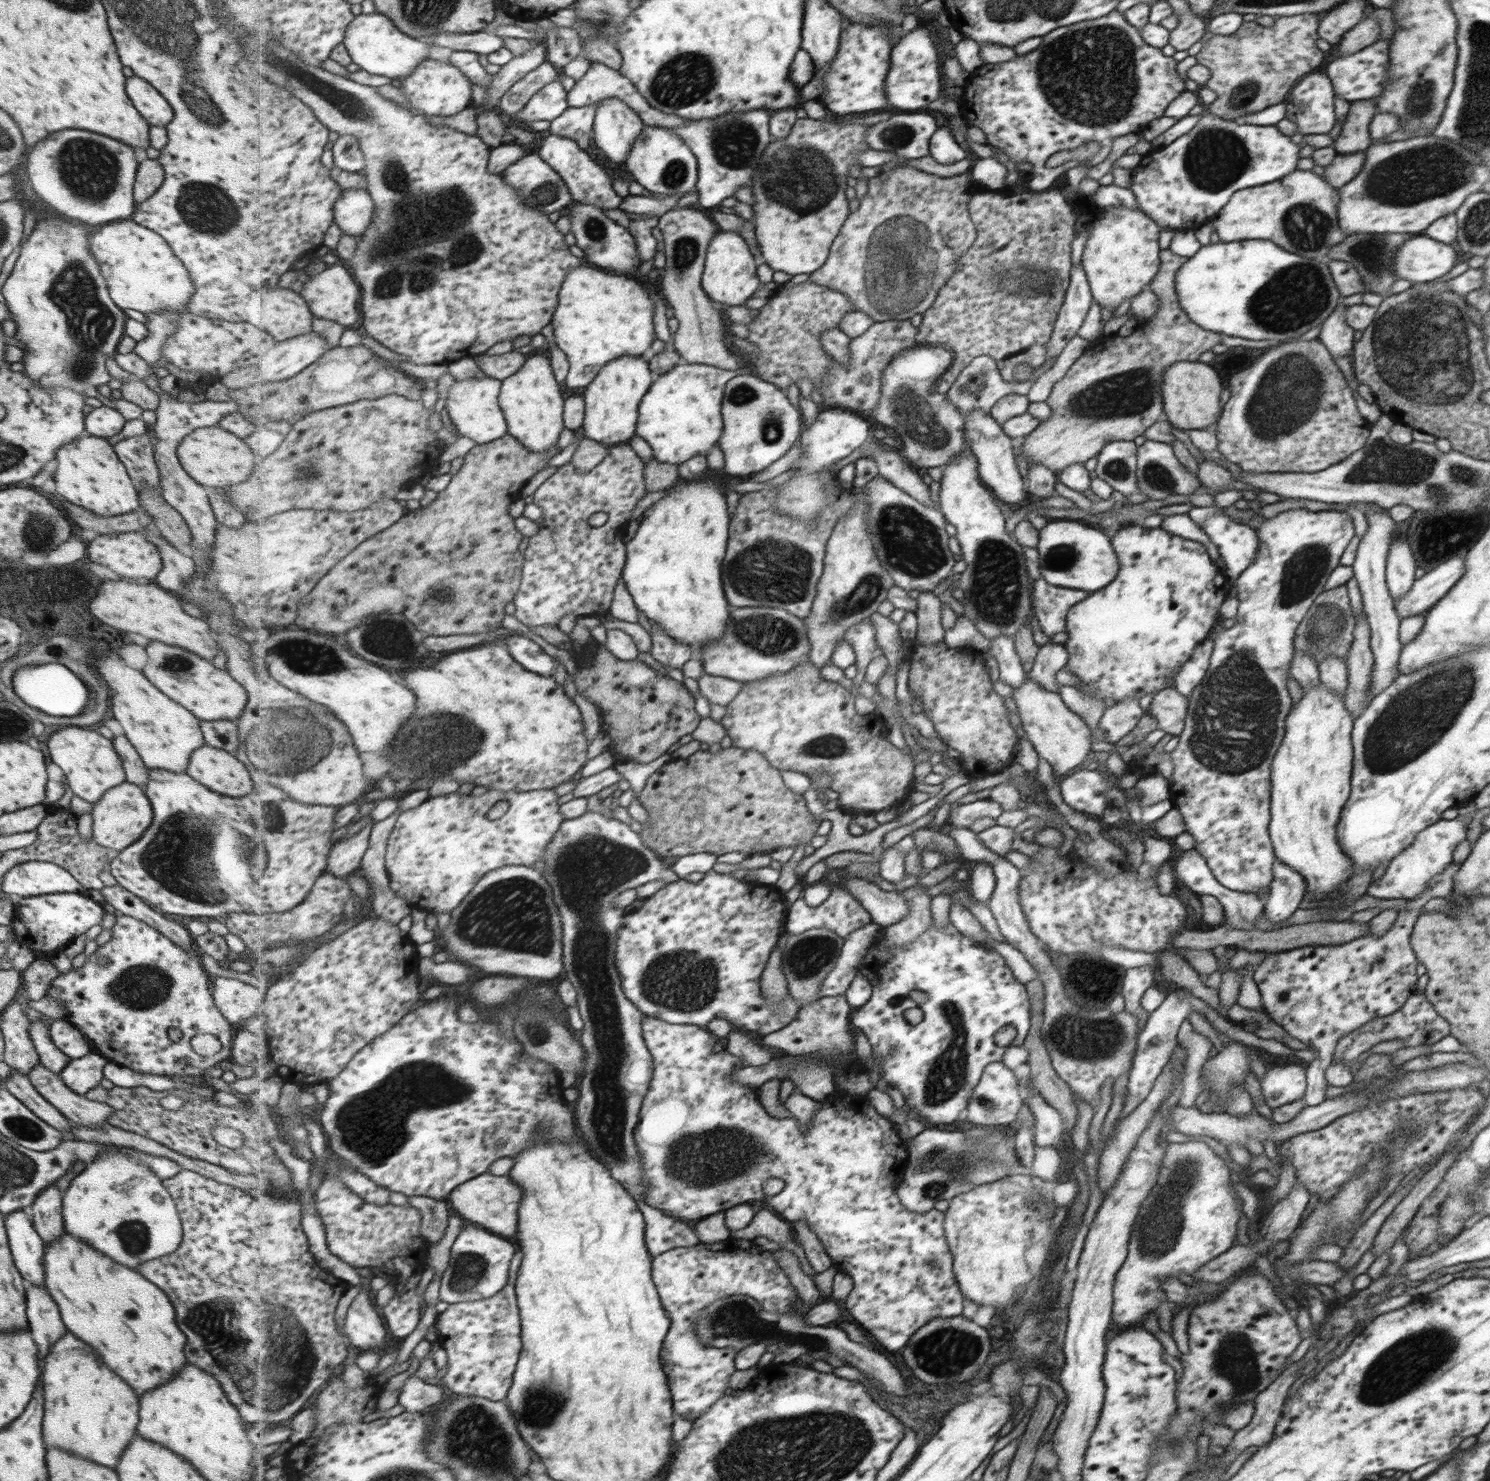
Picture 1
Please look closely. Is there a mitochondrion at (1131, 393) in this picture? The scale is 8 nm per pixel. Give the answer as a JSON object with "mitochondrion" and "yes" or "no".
{"mitochondrion":"yes"}

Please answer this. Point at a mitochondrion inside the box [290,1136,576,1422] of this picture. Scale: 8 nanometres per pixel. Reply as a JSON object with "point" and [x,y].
{"point":[470,1268]}

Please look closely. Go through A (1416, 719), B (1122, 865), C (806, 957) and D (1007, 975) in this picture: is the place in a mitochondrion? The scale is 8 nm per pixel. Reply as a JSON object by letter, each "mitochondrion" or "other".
{"A":"mitochondrion","B":"other","C":"mitochondrion","D":"other"}

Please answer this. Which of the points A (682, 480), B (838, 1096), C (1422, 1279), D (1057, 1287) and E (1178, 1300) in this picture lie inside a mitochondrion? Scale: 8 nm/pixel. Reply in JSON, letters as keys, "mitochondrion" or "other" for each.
{"A":"other","B":"other","C":"other","D":"other","E":"other"}

